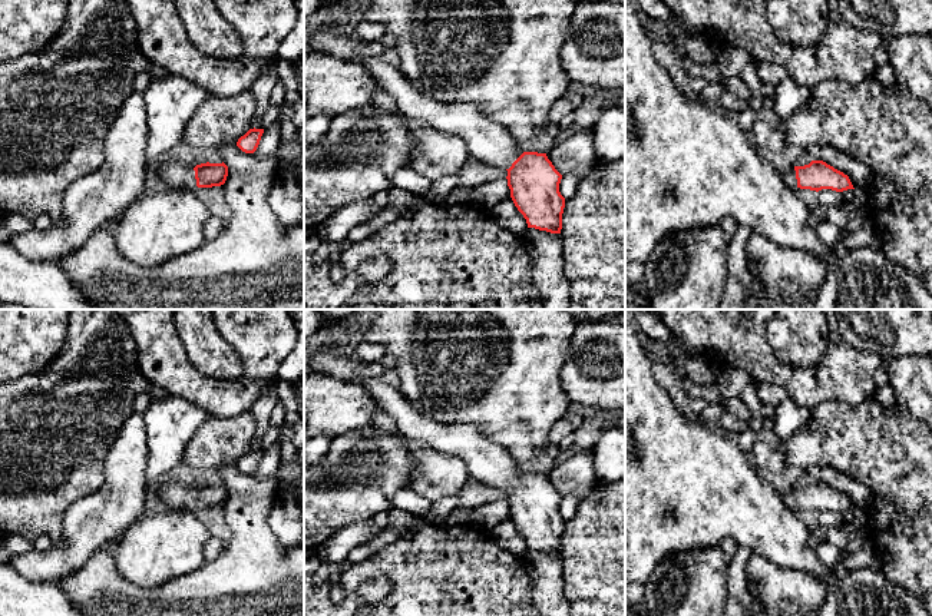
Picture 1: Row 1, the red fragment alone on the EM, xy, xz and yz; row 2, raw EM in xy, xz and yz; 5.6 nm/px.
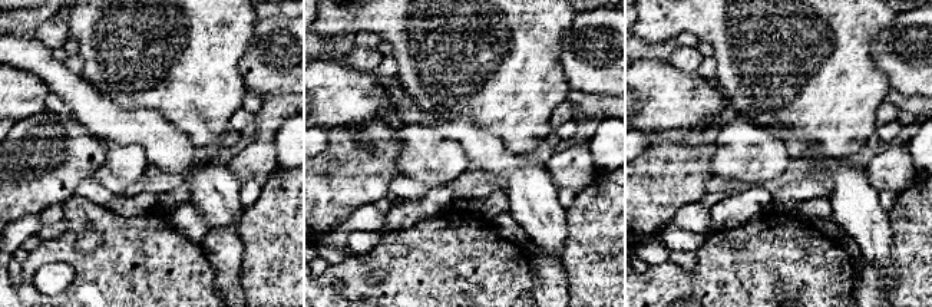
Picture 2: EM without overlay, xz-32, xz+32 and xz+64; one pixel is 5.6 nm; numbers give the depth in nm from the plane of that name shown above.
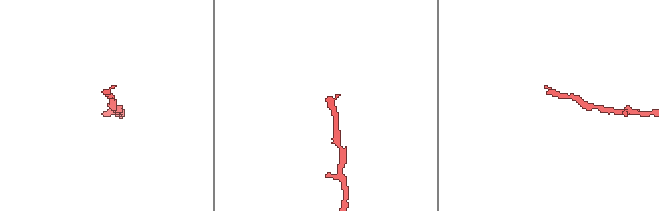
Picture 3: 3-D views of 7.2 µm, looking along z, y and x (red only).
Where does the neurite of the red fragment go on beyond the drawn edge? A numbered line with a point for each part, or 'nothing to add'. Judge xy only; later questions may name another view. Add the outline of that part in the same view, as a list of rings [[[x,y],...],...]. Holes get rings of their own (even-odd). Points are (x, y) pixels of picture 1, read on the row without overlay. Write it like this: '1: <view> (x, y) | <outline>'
1: xy (172, 494) | [[[178,481],[158,483],[153,486],[153,500],[165,509],[182,509],[194,511],[196,507],[194,486],[185,486]]]

